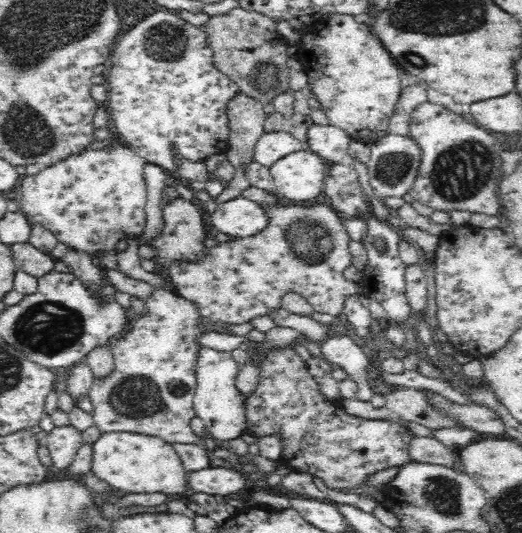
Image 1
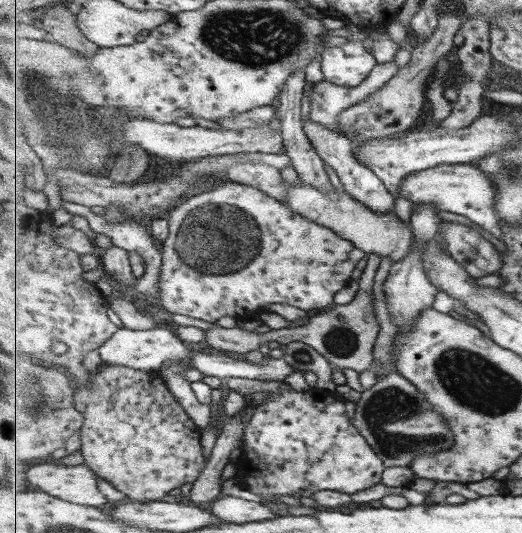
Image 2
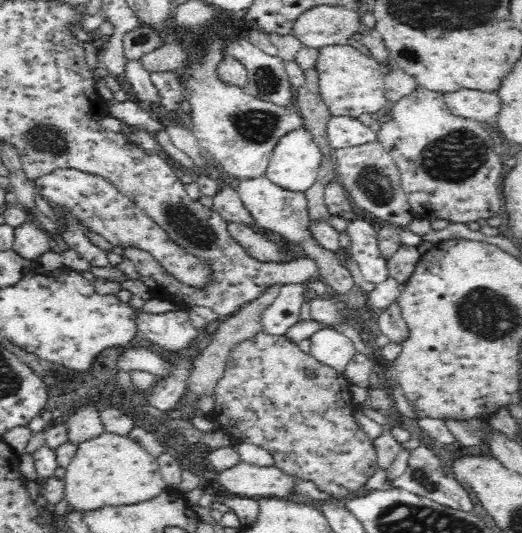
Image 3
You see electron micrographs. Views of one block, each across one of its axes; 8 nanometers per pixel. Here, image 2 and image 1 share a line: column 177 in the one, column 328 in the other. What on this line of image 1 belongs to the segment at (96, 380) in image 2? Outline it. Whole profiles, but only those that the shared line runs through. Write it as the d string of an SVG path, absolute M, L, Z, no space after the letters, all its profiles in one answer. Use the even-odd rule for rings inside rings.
M292 345L272 352L269 350L258 361L258 385L250 395L244 395L244 432L259 438L278 437L282 445L279 460L286 466L290 460L300 460L300 456L306 464L318 464L300 466L300 470L316 476L323 488L372 497L384 504L386 491L366 486L364 482L376 472L411 462L408 446L413 432L394 421L352 416L342 407L342 399L328 400L310 375L307 361L302 361Z

